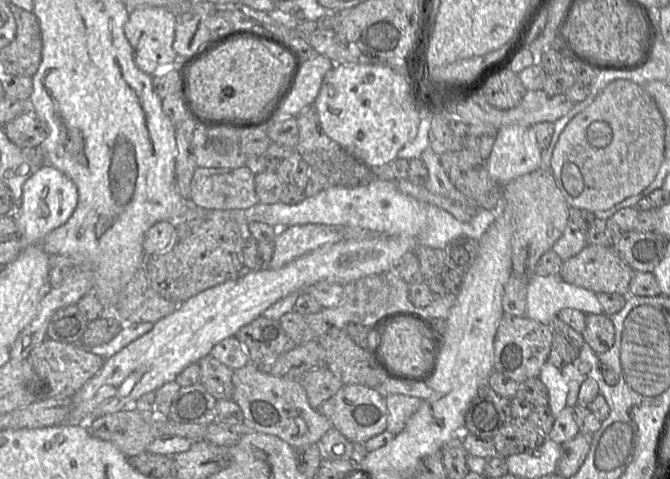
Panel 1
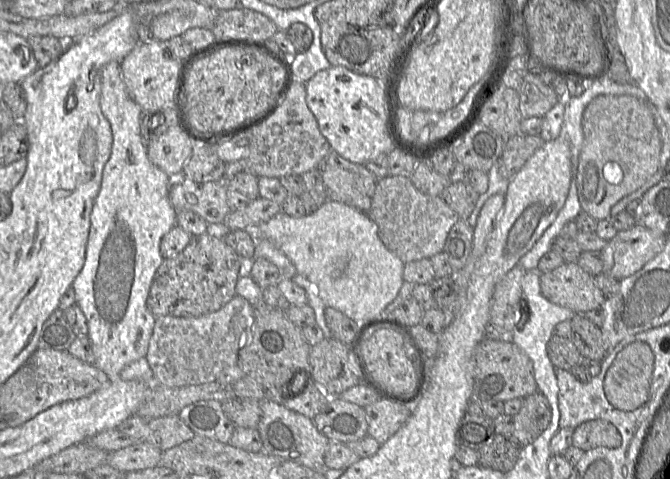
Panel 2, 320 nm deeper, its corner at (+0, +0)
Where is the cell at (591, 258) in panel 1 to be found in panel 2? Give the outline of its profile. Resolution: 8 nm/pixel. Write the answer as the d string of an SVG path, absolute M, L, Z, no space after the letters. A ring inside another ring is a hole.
M563 263L556 269L540 273L542 295L551 303L585 314L602 307L606 298L595 285L593 276L578 264Z

